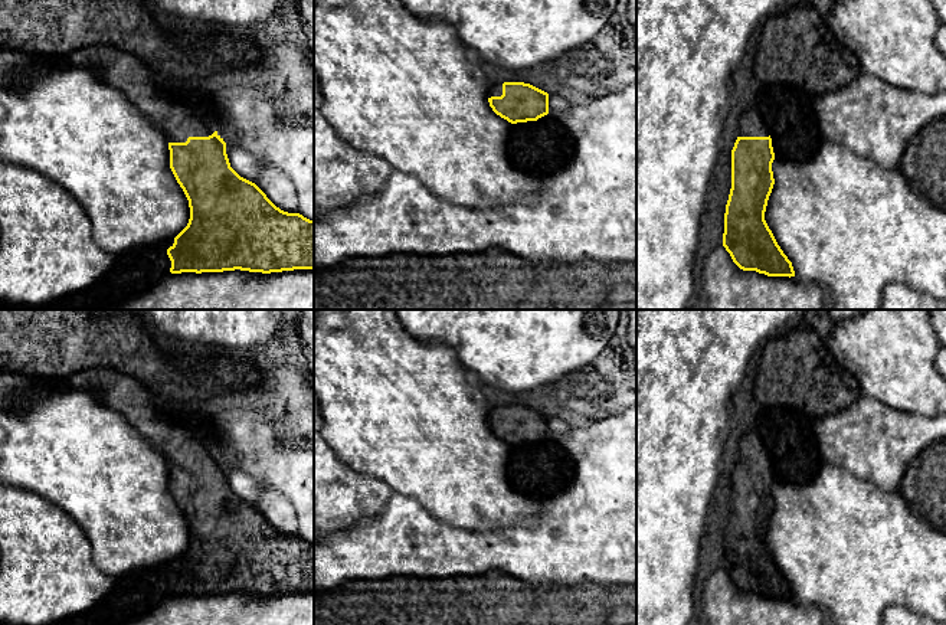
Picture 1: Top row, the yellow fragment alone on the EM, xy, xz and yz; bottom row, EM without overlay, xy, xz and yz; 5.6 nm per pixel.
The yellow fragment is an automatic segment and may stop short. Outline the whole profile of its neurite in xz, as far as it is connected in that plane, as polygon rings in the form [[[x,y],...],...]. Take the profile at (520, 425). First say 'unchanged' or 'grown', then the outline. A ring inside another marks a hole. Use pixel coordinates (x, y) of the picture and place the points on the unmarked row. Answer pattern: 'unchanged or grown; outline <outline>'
grown; outline [[[524,405],[492,406],[488,425],[511,446],[537,444],[549,436],[549,416]]]

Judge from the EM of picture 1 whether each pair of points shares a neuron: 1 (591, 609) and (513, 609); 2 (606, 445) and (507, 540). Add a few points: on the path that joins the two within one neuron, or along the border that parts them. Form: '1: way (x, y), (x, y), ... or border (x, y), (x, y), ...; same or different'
1: way (572, 609), (532, 609); same
2: way (601, 477), (539, 539); same

